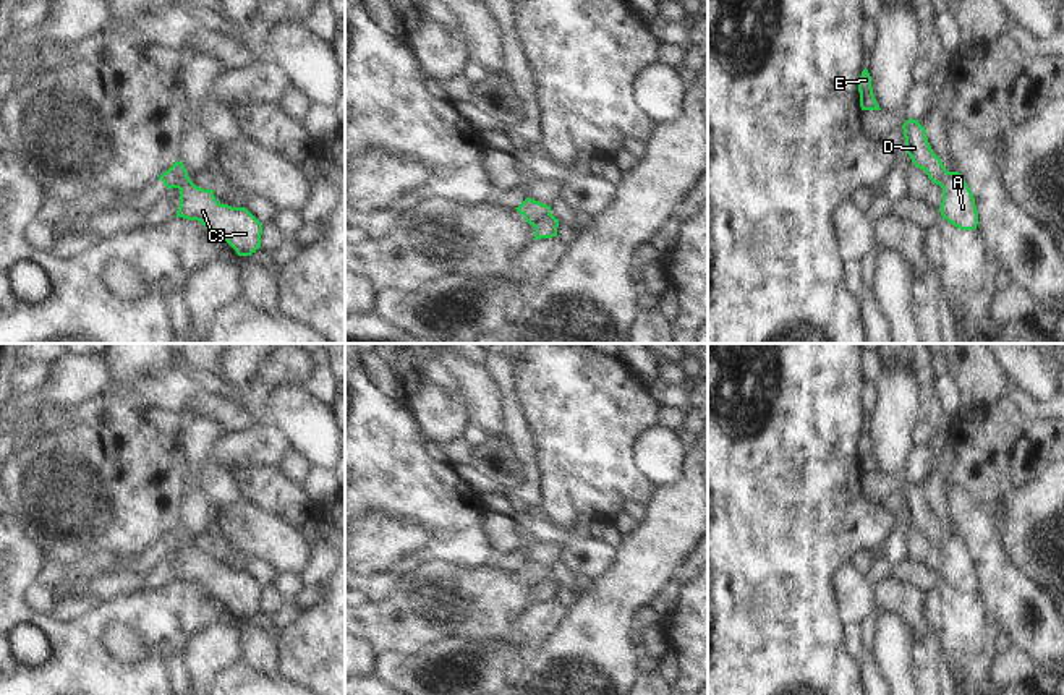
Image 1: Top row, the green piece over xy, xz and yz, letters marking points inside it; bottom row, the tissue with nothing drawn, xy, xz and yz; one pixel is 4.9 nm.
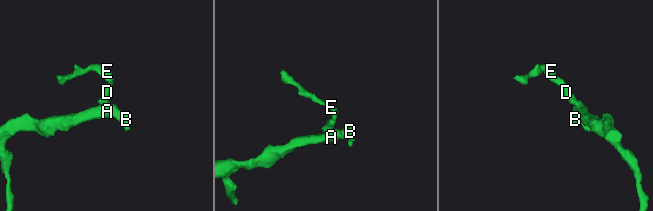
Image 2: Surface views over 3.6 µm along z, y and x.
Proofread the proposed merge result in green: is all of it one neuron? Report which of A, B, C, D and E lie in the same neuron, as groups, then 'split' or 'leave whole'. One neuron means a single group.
groups A B C / D E; split

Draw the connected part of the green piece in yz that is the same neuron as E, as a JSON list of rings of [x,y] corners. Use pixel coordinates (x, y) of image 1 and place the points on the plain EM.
[[[865,431],[858,444],[860,470],[862,473],[881,473],[871,450],[871,439]]]

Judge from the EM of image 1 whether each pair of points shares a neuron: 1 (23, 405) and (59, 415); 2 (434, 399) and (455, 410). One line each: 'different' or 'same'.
1: different
2: same

